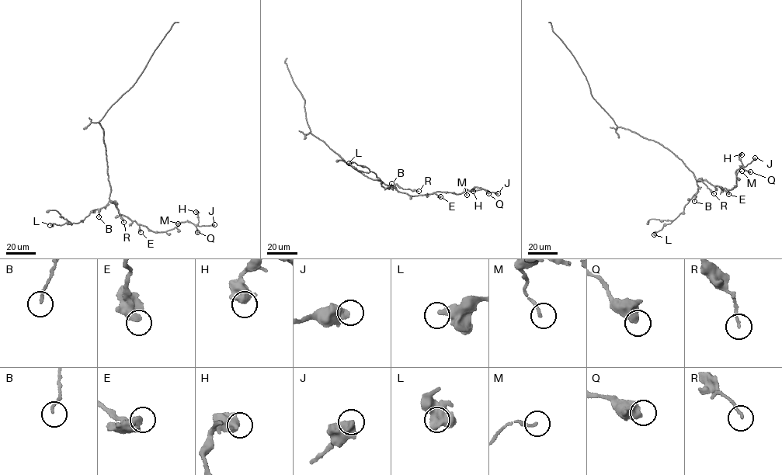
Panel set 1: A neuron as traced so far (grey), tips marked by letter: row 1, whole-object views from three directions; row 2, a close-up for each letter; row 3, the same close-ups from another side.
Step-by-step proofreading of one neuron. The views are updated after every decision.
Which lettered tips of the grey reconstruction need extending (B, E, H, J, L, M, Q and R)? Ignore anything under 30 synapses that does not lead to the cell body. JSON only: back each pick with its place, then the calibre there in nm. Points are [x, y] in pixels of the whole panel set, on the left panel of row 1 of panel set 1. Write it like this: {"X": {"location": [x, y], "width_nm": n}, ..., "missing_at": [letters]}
{"missing_at": []}

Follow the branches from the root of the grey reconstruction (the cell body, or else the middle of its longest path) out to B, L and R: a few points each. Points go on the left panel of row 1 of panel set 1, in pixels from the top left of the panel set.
B: (106, 156), (111, 192), (109, 201), (99, 209), (99, 216)
L: (106, 156), (111, 191), (108, 202), (92, 210), (78, 223), (50, 225)
R: (106, 156), (109, 199), (112, 202), (116, 201), (123, 222)

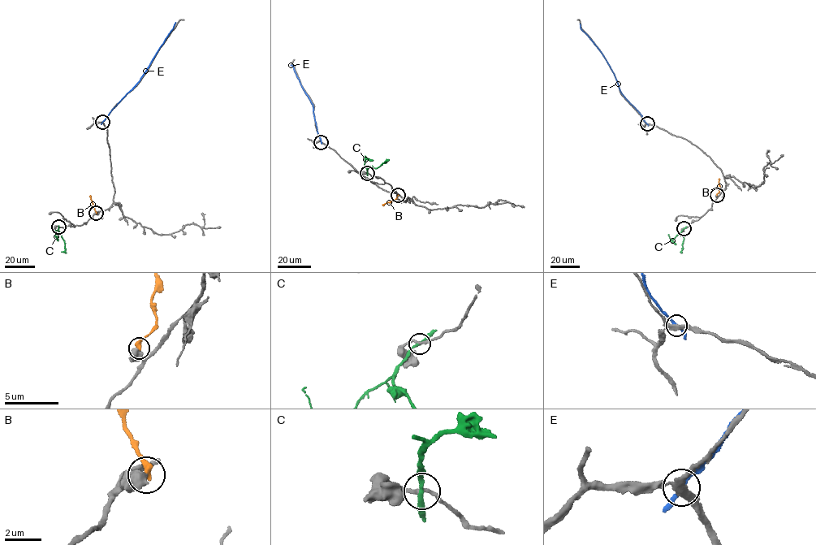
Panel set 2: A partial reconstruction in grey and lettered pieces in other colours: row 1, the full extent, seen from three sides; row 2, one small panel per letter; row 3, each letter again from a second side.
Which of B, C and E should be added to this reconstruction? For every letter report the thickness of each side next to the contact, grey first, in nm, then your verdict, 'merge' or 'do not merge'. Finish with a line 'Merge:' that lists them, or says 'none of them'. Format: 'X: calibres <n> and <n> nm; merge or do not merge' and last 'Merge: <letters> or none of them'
B: calibres 750 and 380 nm; do not merge
C: calibres 190 and 240 nm; do not merge
E: calibres 320 and 200 nm; do not merge
Merge: none of them

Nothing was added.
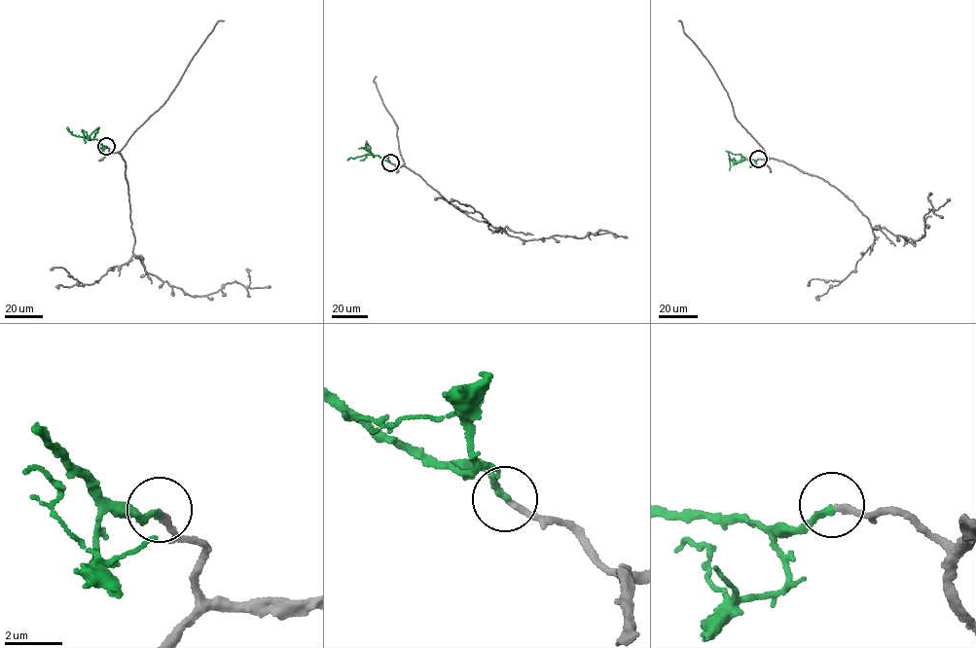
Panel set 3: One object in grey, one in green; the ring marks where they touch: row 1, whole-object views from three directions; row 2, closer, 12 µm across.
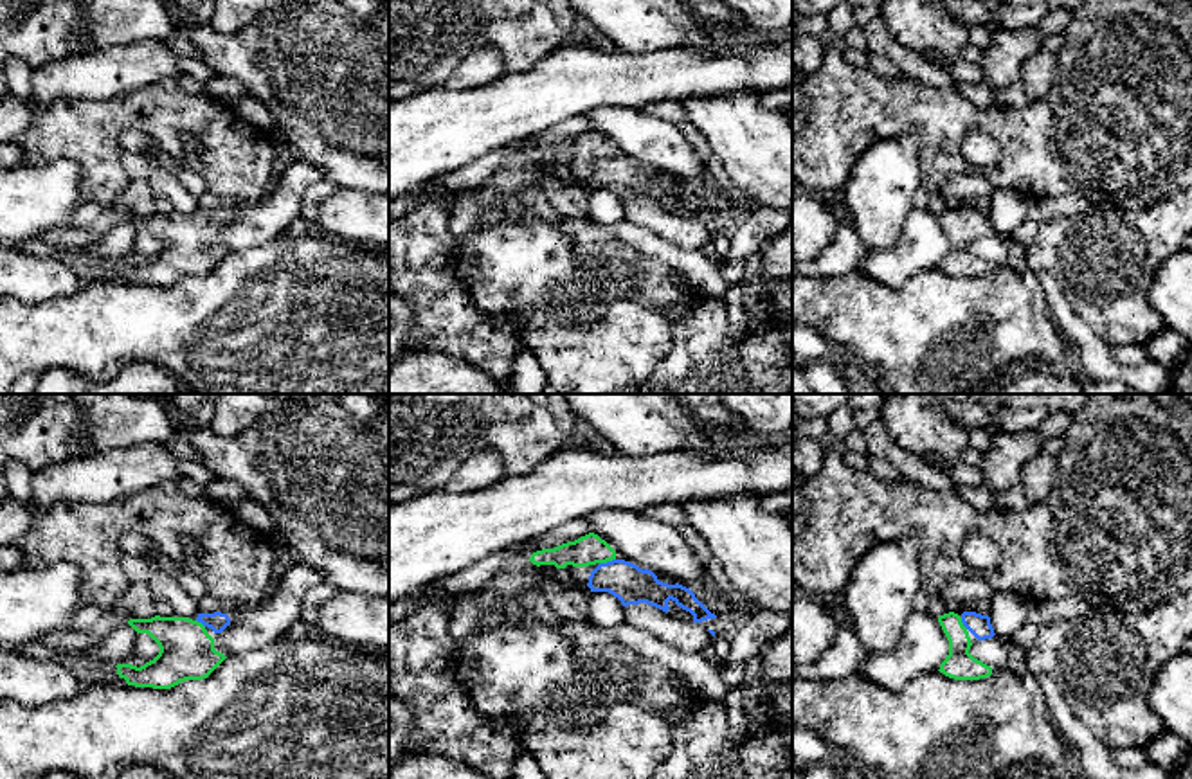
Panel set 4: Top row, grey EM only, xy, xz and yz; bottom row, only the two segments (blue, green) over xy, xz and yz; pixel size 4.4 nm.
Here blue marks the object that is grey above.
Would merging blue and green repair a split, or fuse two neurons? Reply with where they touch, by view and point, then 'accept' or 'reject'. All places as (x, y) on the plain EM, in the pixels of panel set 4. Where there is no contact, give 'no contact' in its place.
contact xz (607, 159); accept

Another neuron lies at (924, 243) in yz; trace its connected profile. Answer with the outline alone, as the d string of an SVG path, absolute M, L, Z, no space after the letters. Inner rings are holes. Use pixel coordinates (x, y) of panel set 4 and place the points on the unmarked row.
M915 207L893 250L870 250L859 270L889 288L902 288L915 273L940 266L949 237L929 209Z

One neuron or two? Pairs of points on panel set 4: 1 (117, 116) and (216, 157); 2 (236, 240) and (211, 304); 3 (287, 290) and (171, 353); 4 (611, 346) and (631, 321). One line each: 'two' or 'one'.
1: one
2: two
3: one
4: one

